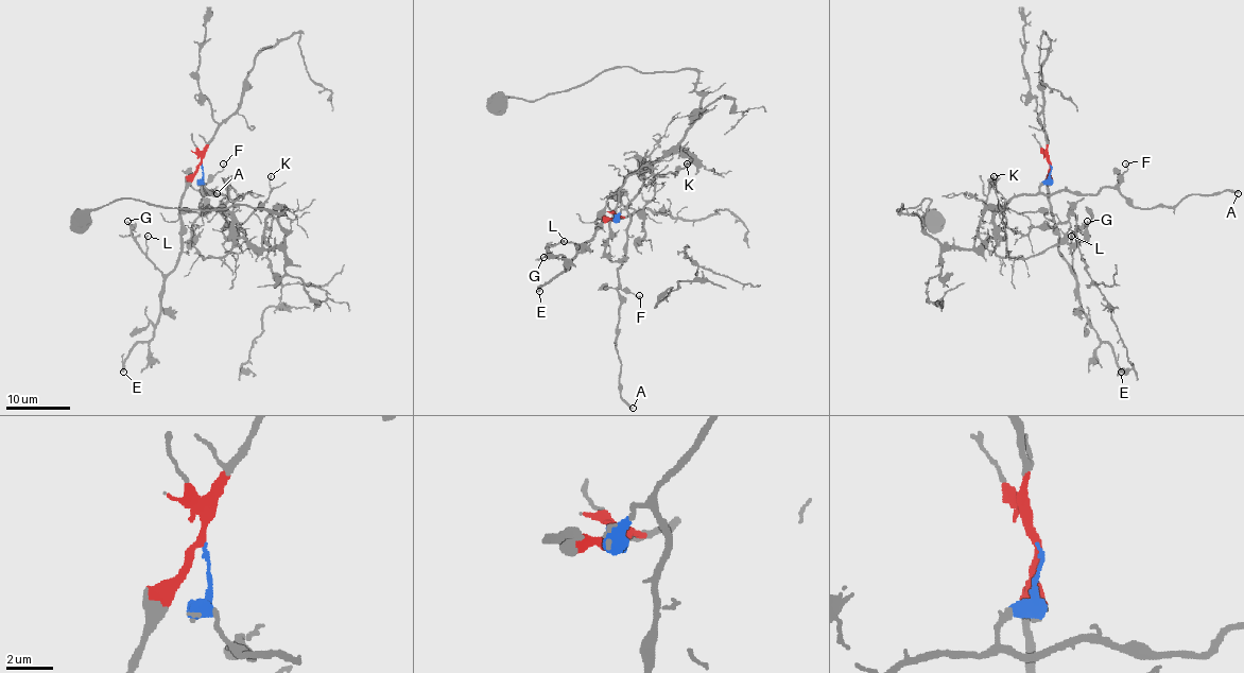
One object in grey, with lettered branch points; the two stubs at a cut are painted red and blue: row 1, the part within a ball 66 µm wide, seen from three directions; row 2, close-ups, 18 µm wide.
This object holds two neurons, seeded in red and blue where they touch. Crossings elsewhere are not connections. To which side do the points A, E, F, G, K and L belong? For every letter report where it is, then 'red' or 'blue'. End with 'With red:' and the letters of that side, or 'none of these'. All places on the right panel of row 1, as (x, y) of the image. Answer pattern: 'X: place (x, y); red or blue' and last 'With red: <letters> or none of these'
A: place (1238, 193); blue
E: place (1121, 372); red
F: place (1125, 164); blue
G: place (1087, 221); red
K: place (994, 176); blue
L: place (1071, 236); red
With red: E, G, L

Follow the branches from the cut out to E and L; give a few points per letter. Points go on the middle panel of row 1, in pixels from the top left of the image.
E: (618, 221), (600, 218), (597, 228), (577, 251), (571, 265), (538, 291)
L: (618, 221), (600, 218), (597, 228), (584, 244), (565, 241)

